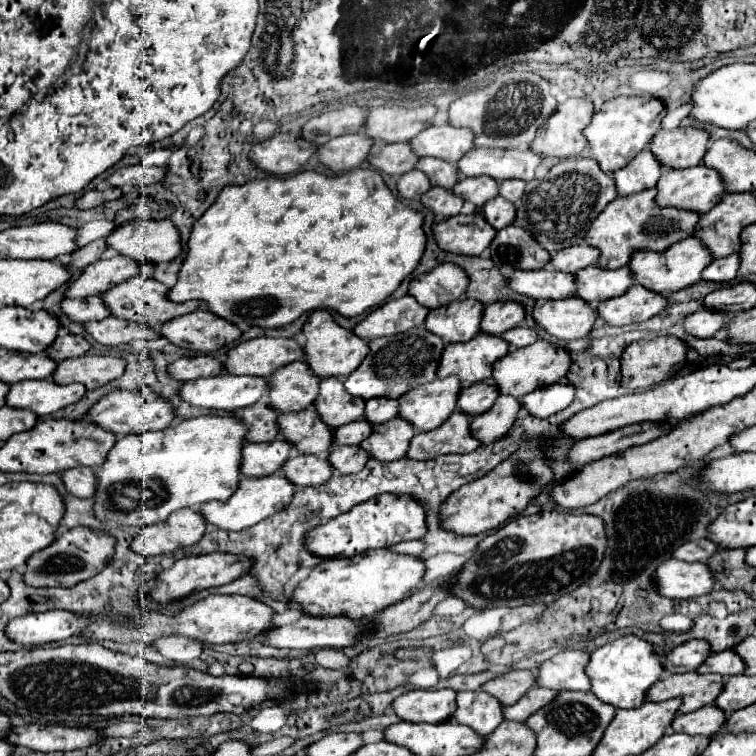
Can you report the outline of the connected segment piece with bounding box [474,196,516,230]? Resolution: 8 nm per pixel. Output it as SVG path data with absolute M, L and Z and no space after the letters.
M500 196L488 200L482 208L476 208L474 212L482 214L482 216L486 218L486 222L488 222L492 228L496 228L496 230L500 230L500 228L504 228L504 226L510 226L510 224L514 222L514 216L516 216L514 204L502 200Z

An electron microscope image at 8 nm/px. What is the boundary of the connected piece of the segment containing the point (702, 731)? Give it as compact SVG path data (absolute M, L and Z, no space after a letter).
M704 706L688 714L676 716L676 720L670 724L674 732L684 732L690 736L714 736L726 720L726 714L720 708Z

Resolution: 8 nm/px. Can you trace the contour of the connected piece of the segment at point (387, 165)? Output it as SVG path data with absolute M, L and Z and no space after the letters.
M408 142L402 144L376 144L368 152L368 162L390 176L402 176L410 170L414 170L414 164L418 162L418 156L414 156Z

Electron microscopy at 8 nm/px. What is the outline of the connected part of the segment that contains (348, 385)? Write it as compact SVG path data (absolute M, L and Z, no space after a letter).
M416 326L408 332L376 338L370 340L370 352L362 360L362 364L344 380L344 390L350 396L370 400L370 398L398 398L402 392L430 382L436 378L438 360L444 348L444 342L440 336L434 336L432 332L426 332L426 328Z

